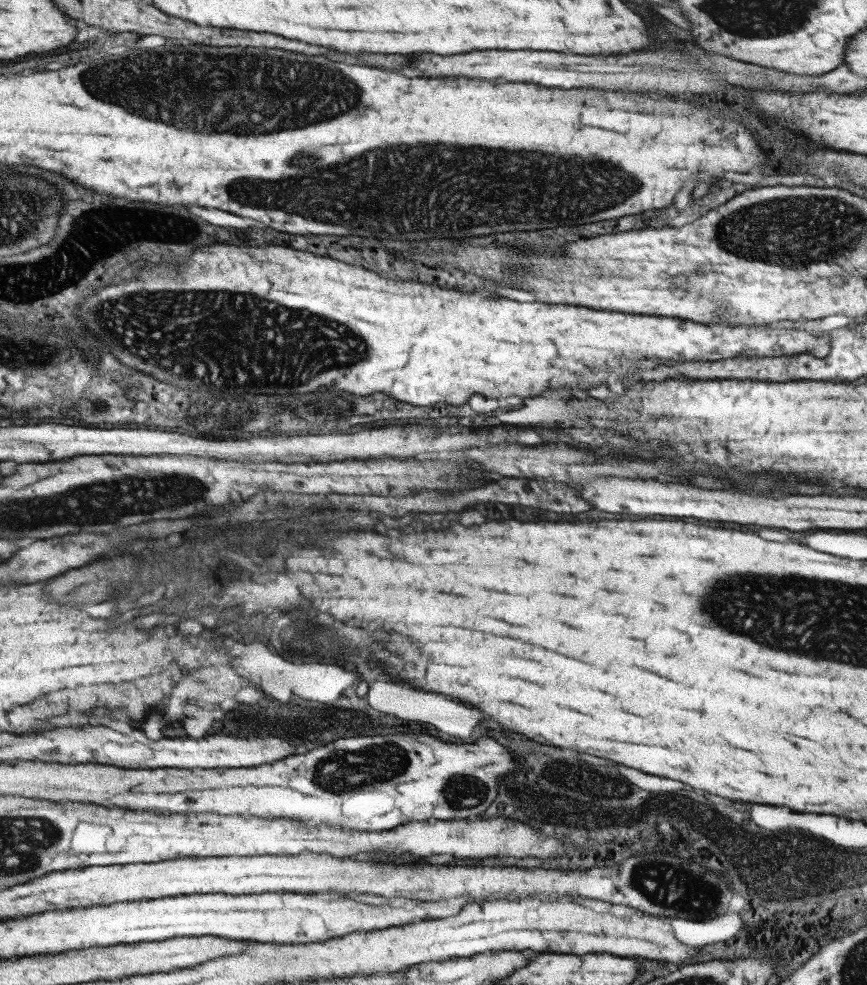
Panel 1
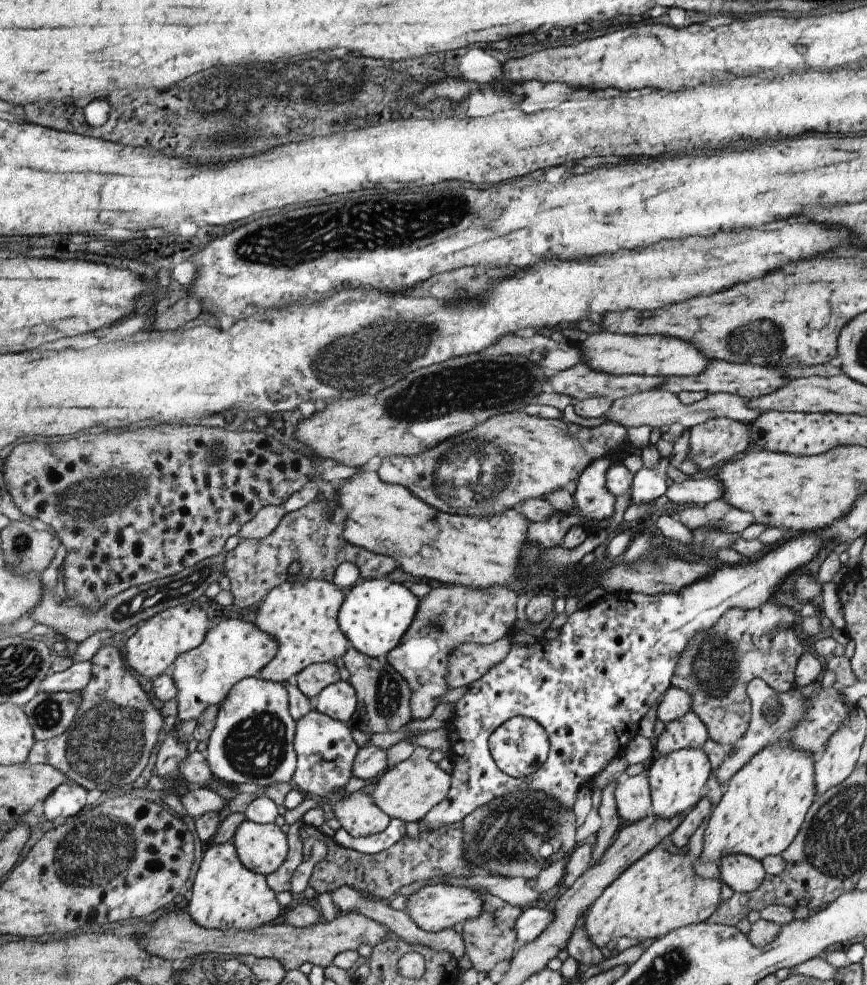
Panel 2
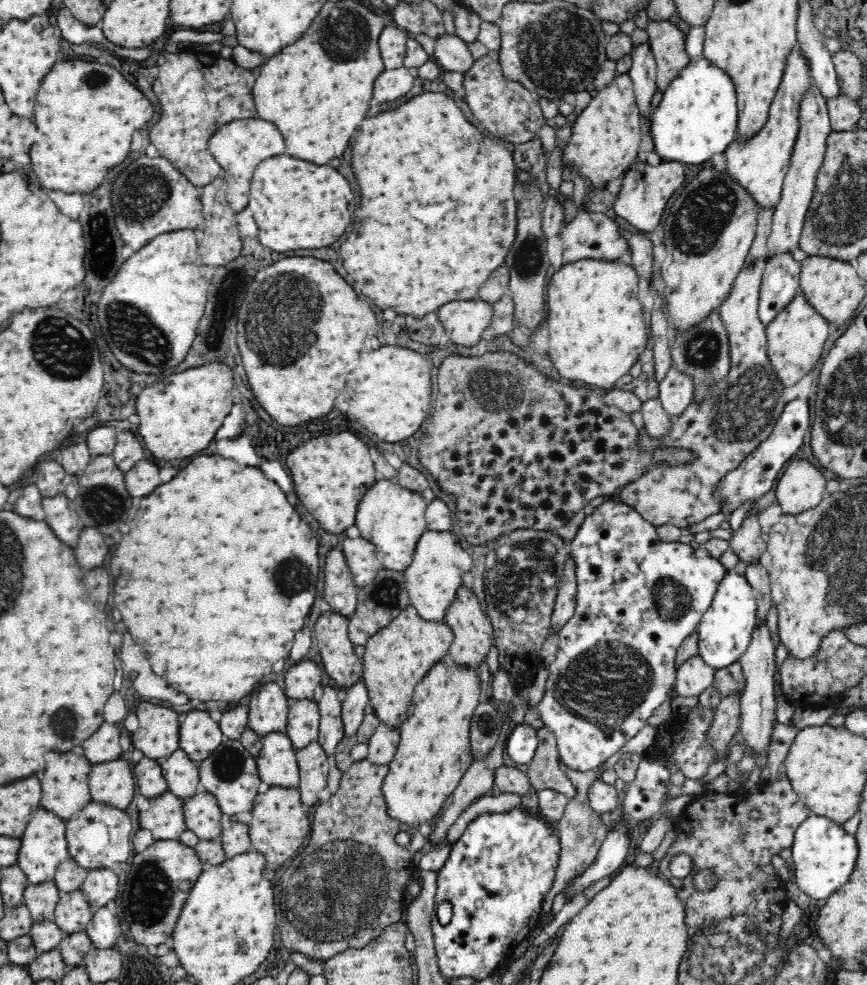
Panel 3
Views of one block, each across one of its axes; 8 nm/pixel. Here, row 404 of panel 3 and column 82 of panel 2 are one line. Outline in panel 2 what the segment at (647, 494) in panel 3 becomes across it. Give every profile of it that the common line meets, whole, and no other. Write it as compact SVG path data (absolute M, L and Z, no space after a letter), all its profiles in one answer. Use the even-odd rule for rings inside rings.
M114 643L102 645L89 661L91 677L88 684L78 692L82 702L67 731L45 741L36 741L30 749L27 760L32 764L51 764L65 774L72 783L78 782L87 791L92 788L112 790L126 786L125 793L128 793L133 789L133 782L146 768L148 758L152 754L152 746L158 744L160 728L164 724L162 713L156 708L156 704L152 704L152 697L148 697L146 691L142 689L132 674L132 669L127 665L124 654L121 654L121 650Z

